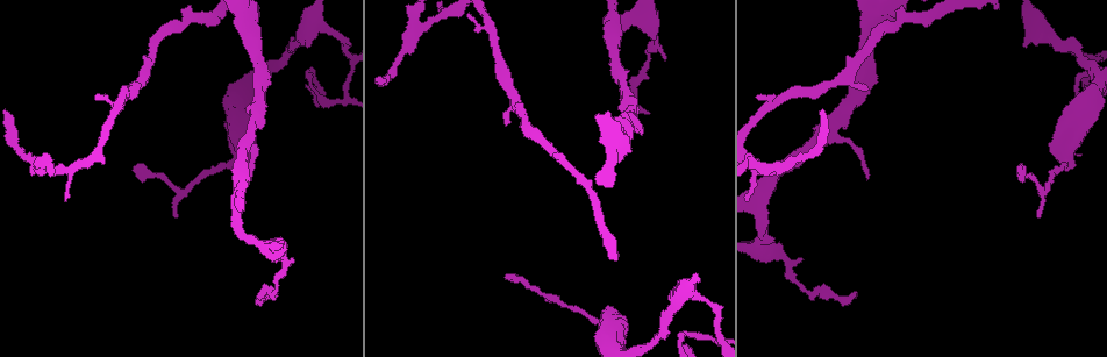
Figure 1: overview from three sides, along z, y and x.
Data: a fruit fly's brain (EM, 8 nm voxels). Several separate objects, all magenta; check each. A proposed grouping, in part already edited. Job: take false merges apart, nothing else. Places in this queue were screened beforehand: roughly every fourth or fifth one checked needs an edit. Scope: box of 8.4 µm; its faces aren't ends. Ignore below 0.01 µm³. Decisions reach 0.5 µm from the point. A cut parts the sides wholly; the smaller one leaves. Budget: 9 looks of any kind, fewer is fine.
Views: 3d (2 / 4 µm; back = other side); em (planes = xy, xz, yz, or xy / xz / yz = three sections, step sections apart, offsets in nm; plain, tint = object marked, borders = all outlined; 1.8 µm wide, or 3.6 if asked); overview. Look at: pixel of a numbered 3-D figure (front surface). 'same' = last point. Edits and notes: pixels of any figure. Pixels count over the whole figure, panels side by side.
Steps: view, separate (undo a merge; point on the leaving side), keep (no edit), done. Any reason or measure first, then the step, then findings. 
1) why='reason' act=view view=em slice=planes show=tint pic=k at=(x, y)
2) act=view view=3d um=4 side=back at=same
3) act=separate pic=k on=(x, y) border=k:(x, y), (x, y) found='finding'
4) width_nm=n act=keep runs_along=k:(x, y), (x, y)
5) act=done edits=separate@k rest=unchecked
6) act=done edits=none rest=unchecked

why='branch point' act=view view=3d um=2 pic=1 at=(42, 170)

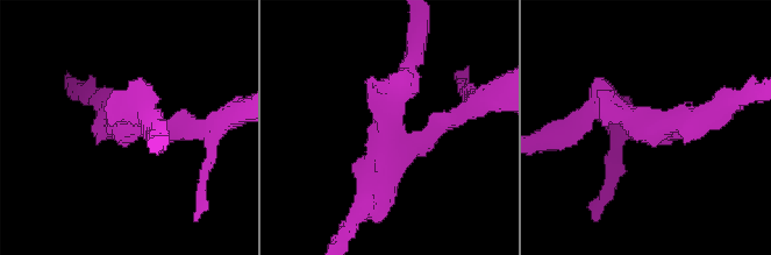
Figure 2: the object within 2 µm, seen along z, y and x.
arms=3 arm_widths_nm=160,160,220 act=view view=em slice=planes show=tint pic=2 at=(660, 130)

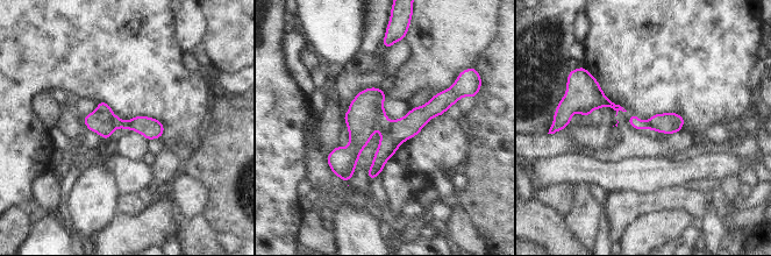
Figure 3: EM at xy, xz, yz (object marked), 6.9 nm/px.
act=separate pic=3 on=(100, 122) found='two neurons meet here'

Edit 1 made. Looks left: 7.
why='redraw' act=view view=overview

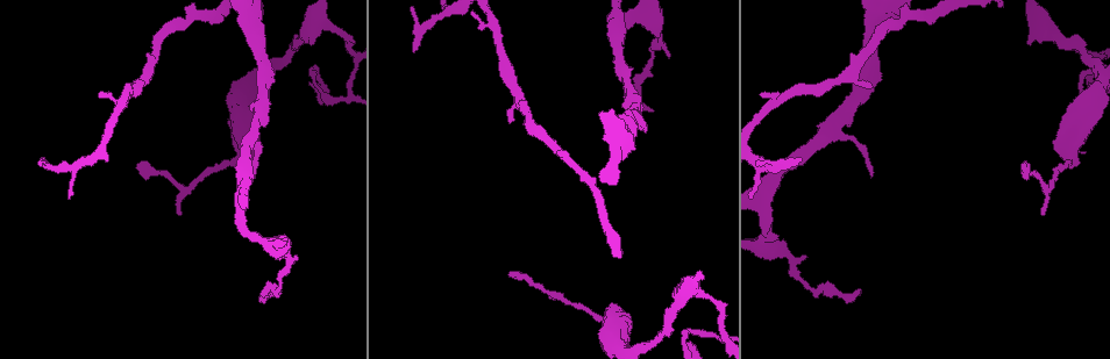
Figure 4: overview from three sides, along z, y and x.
act=view view=em slice=planes show=tint pic=4 at=(245, 190)

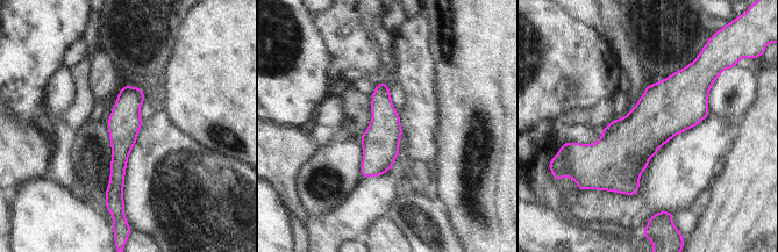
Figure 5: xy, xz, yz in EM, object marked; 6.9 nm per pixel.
width_nm=220 act=keep runs_along=5:(135, 90), (125, 115), (114, 195) found='continuous, no second neuron'

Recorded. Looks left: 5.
why='sudden change in width' act=view view=3d um=2 pic=4 at=(793, 261)

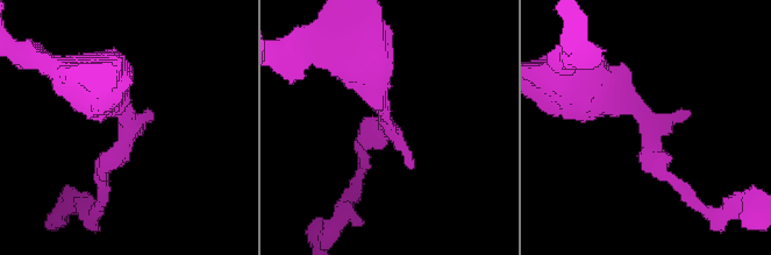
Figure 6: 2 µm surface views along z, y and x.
act=view view=em slice=xy step=8 show=plain pic=6 at=(383, 123)

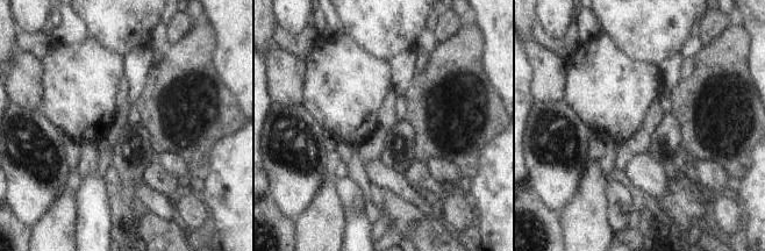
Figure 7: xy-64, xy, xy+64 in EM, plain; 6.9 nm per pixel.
act=view view=em slice=xy step=8 show=borders at=same

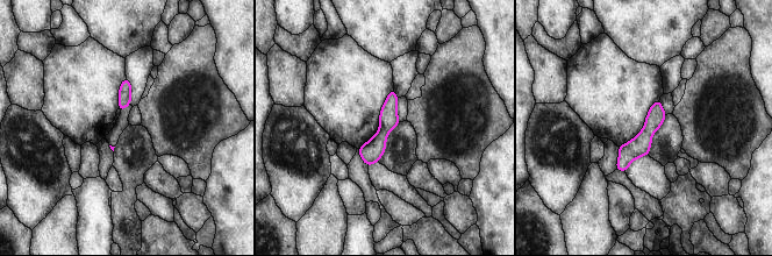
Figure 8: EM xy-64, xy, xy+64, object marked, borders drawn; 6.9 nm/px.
act=keep runs_along=8:(657, 104), (643, 140), (619, 166) found='continuous, no second neuron'

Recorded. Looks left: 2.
why='abrupt turn' act=view view=em slice=planes show=plain pic=4 at=(708, 335)

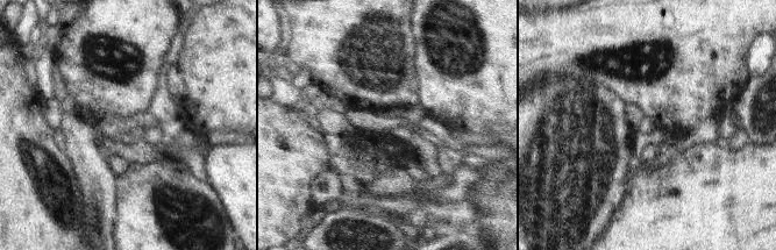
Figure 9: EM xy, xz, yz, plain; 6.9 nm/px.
why='see the neighbours' act=view view=em slice=planes show=borders at=same

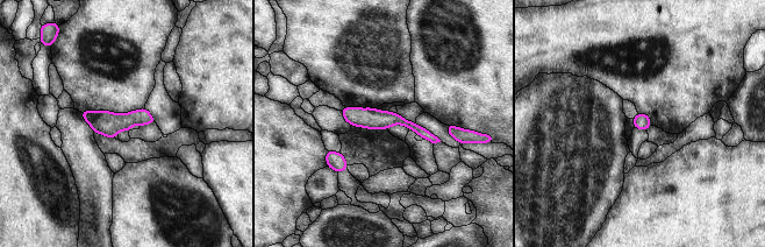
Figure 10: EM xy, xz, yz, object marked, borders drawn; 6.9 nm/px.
width_nm=110 act=keep found='continuous, no second neuron'

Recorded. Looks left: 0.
act=done edits=separate@3 rest=unchecked

